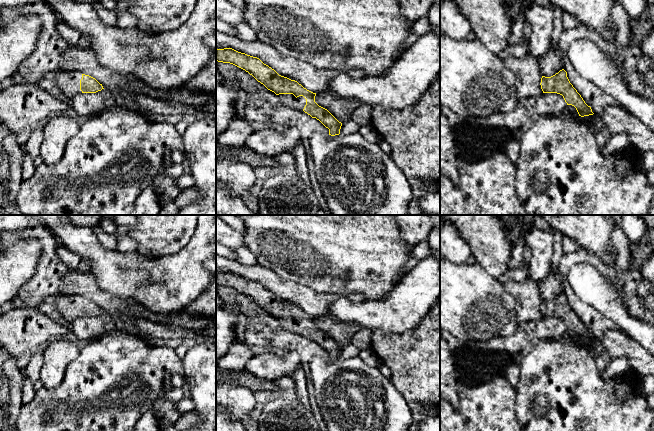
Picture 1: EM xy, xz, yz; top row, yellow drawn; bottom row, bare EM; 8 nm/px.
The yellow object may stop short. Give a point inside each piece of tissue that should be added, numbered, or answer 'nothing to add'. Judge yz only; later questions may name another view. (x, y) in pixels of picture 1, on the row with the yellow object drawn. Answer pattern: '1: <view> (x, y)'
nothing to add

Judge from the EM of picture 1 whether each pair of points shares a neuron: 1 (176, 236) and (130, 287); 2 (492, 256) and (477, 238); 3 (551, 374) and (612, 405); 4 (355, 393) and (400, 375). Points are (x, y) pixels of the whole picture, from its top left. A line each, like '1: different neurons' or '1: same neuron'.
1: different neurons
2: same neuron
3: same neuron
4: different neurons

